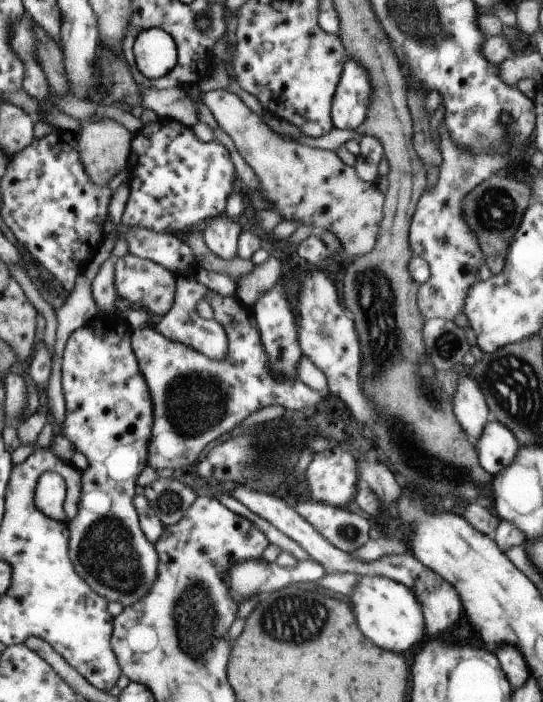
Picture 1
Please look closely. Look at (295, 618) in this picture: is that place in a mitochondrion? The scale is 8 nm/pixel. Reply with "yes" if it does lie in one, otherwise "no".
yes

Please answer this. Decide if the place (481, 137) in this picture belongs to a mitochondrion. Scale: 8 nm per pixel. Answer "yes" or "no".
yes

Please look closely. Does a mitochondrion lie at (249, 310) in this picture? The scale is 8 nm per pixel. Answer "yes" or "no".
no

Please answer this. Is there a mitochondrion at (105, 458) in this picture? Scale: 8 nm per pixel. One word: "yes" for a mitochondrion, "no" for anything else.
no

